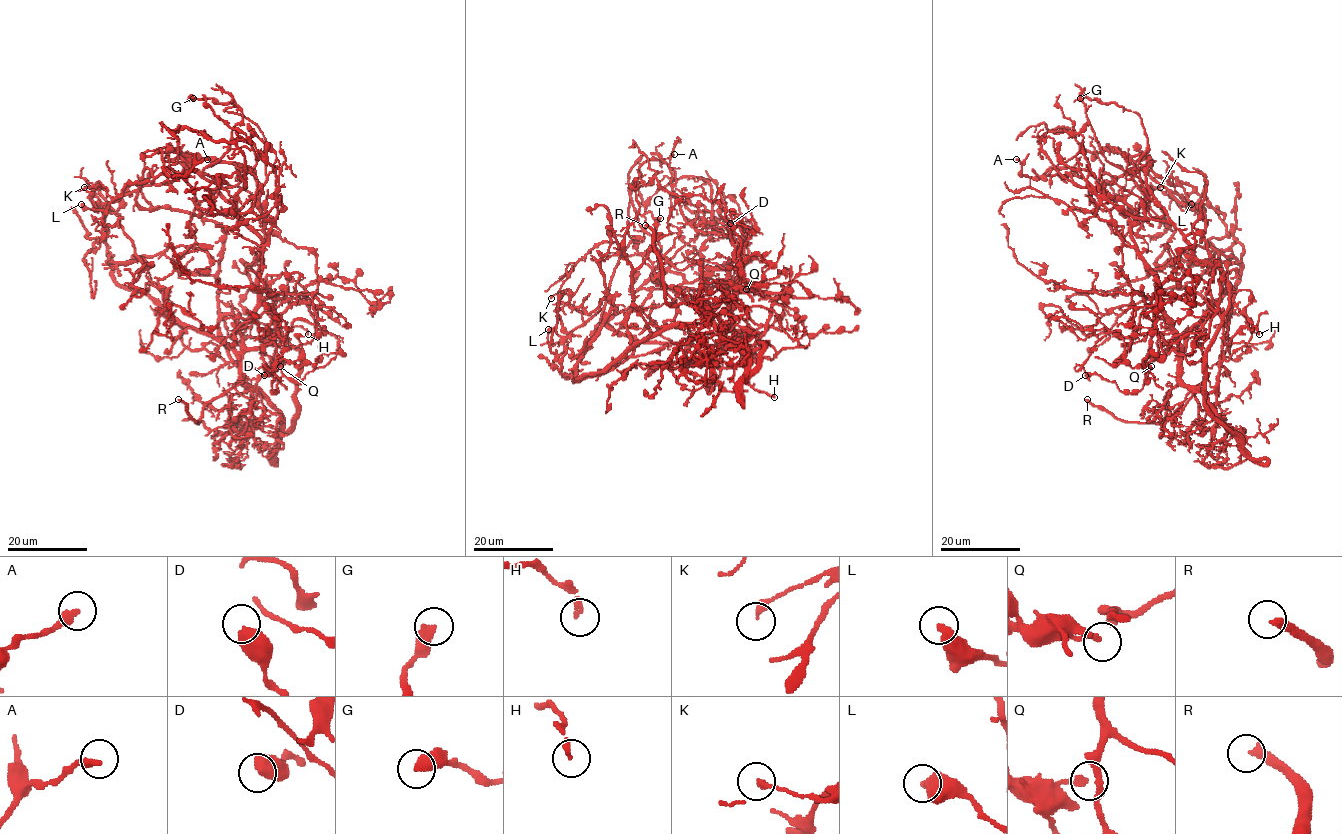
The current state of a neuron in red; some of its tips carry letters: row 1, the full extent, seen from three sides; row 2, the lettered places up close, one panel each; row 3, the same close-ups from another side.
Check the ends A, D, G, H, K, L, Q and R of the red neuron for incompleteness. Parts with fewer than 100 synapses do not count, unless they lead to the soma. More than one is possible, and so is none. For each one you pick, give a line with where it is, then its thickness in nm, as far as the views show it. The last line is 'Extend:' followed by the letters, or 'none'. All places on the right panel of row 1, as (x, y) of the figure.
R: Place: (1087, 399). Thickness 320 nm
Extend: R

